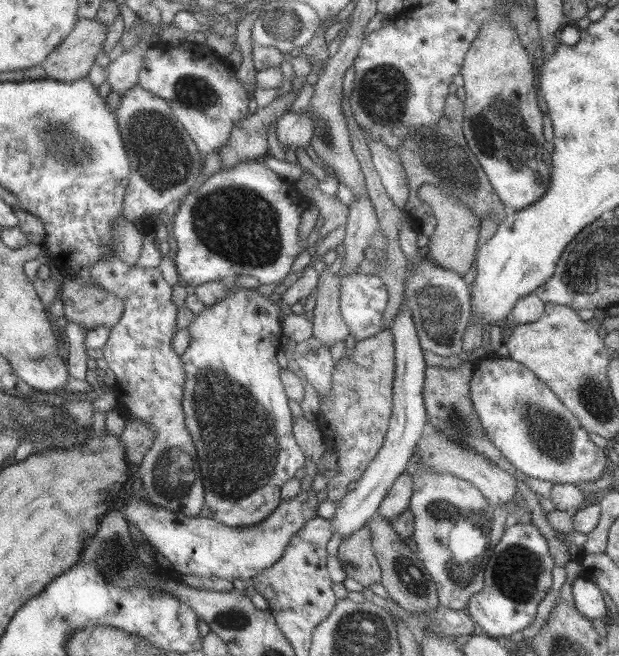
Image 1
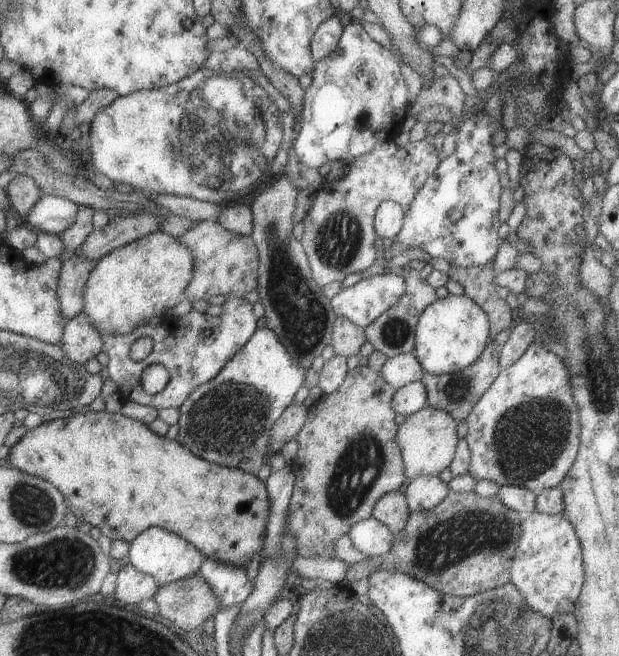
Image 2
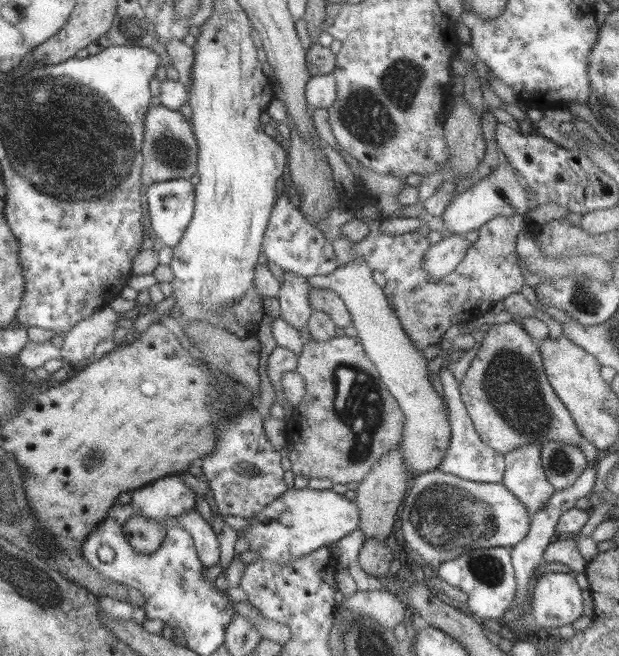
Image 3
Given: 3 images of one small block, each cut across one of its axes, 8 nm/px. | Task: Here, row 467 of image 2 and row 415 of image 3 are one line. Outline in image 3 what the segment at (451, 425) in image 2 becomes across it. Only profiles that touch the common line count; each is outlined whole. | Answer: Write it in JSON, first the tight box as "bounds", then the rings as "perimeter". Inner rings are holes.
{"bounds":[307,257,449,478],"perimeter":[[[361,257],[339,265],[327,275],[309,276],[307,283],[314,288],[325,288],[335,292],[344,302],[351,315],[351,326],[357,331],[357,338],[362,344],[367,358],[375,366],[381,382],[393,395],[404,416],[401,440],[401,458],[411,478],[437,469],[439,460],[449,446],[449,421],[443,402],[427,379],[427,359],[421,351],[411,343],[404,333],[395,311],[389,307],[387,297],[383,295],[381,286],[371,277],[372,270]]]}

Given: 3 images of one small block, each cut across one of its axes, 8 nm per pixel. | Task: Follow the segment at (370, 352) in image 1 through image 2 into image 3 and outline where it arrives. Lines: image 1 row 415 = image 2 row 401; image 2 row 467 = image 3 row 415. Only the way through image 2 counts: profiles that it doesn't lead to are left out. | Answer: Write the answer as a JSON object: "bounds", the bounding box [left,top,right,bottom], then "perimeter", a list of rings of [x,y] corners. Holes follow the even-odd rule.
{"bounds":[286,336,405,484],"perimeter":[[[339,336],[325,342],[304,340],[296,371],[304,380],[305,394],[292,412],[286,428],[290,471],[308,479],[328,478],[335,484],[362,481],[375,460],[385,456],[391,448],[397,448],[400,443],[405,418],[396,400],[381,382],[379,373],[365,355],[357,337]]]}

